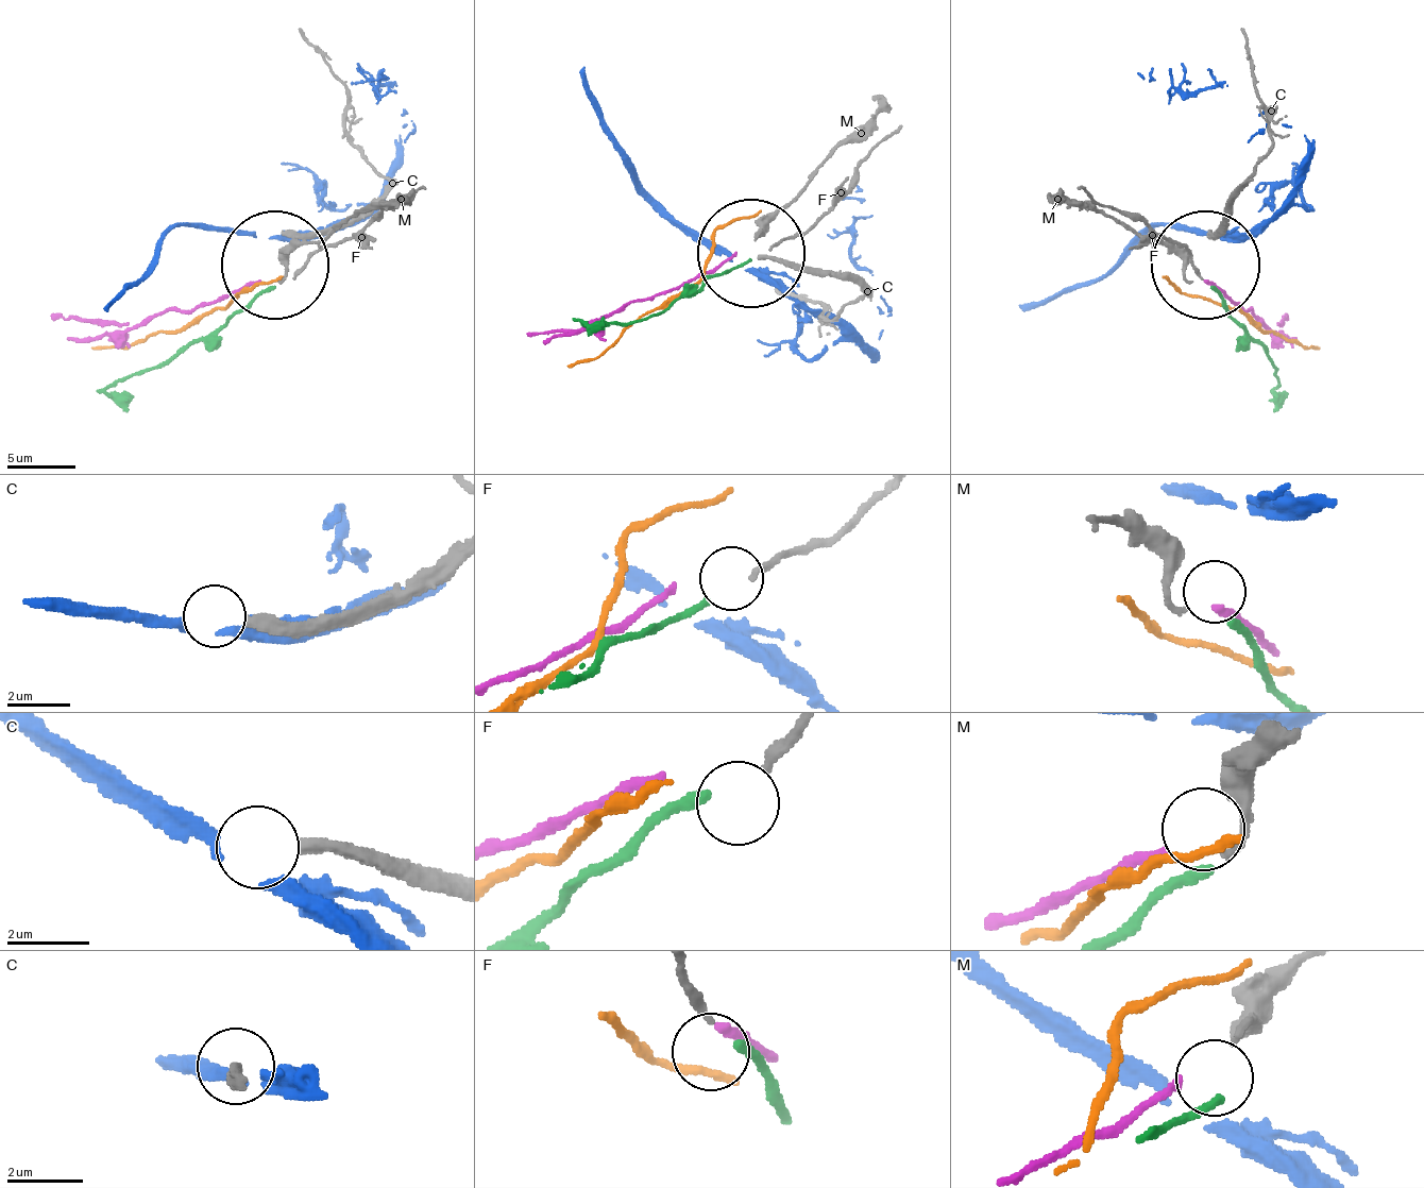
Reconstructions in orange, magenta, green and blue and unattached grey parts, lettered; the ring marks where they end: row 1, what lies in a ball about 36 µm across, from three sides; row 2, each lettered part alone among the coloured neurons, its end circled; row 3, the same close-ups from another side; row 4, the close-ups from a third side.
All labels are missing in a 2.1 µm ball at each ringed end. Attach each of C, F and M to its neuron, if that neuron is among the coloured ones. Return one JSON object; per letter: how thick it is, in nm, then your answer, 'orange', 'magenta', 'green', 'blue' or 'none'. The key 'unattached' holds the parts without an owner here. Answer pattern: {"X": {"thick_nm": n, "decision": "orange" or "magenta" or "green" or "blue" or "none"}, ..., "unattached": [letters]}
{"C": {"thick_nm": 360, "decision": "none"}, "F": {"thick_nm": 190, "decision": "green"}, "M": {"thick_nm": 180, "decision": "magenta"}, "unattached": ["C"]}

